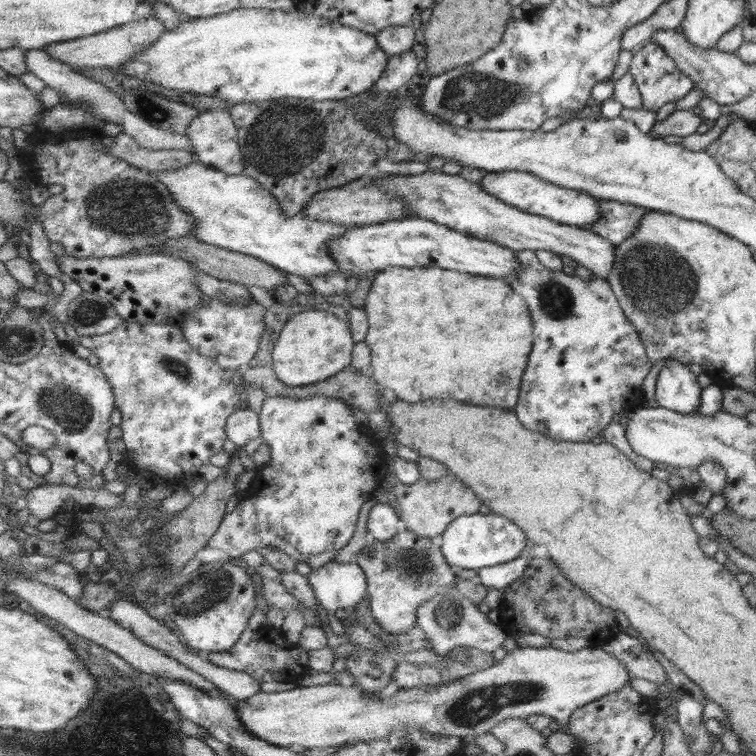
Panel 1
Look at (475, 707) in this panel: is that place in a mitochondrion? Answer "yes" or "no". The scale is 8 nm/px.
yes

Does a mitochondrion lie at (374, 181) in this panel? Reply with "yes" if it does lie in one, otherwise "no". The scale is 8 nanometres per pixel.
no

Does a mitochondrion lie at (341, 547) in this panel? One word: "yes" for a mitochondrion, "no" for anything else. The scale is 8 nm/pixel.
no

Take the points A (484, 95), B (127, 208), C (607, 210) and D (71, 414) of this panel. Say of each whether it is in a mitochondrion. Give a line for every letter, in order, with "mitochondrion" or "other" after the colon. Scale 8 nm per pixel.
A: mitochondrion
B: mitochondrion
C: other
D: mitochondrion

